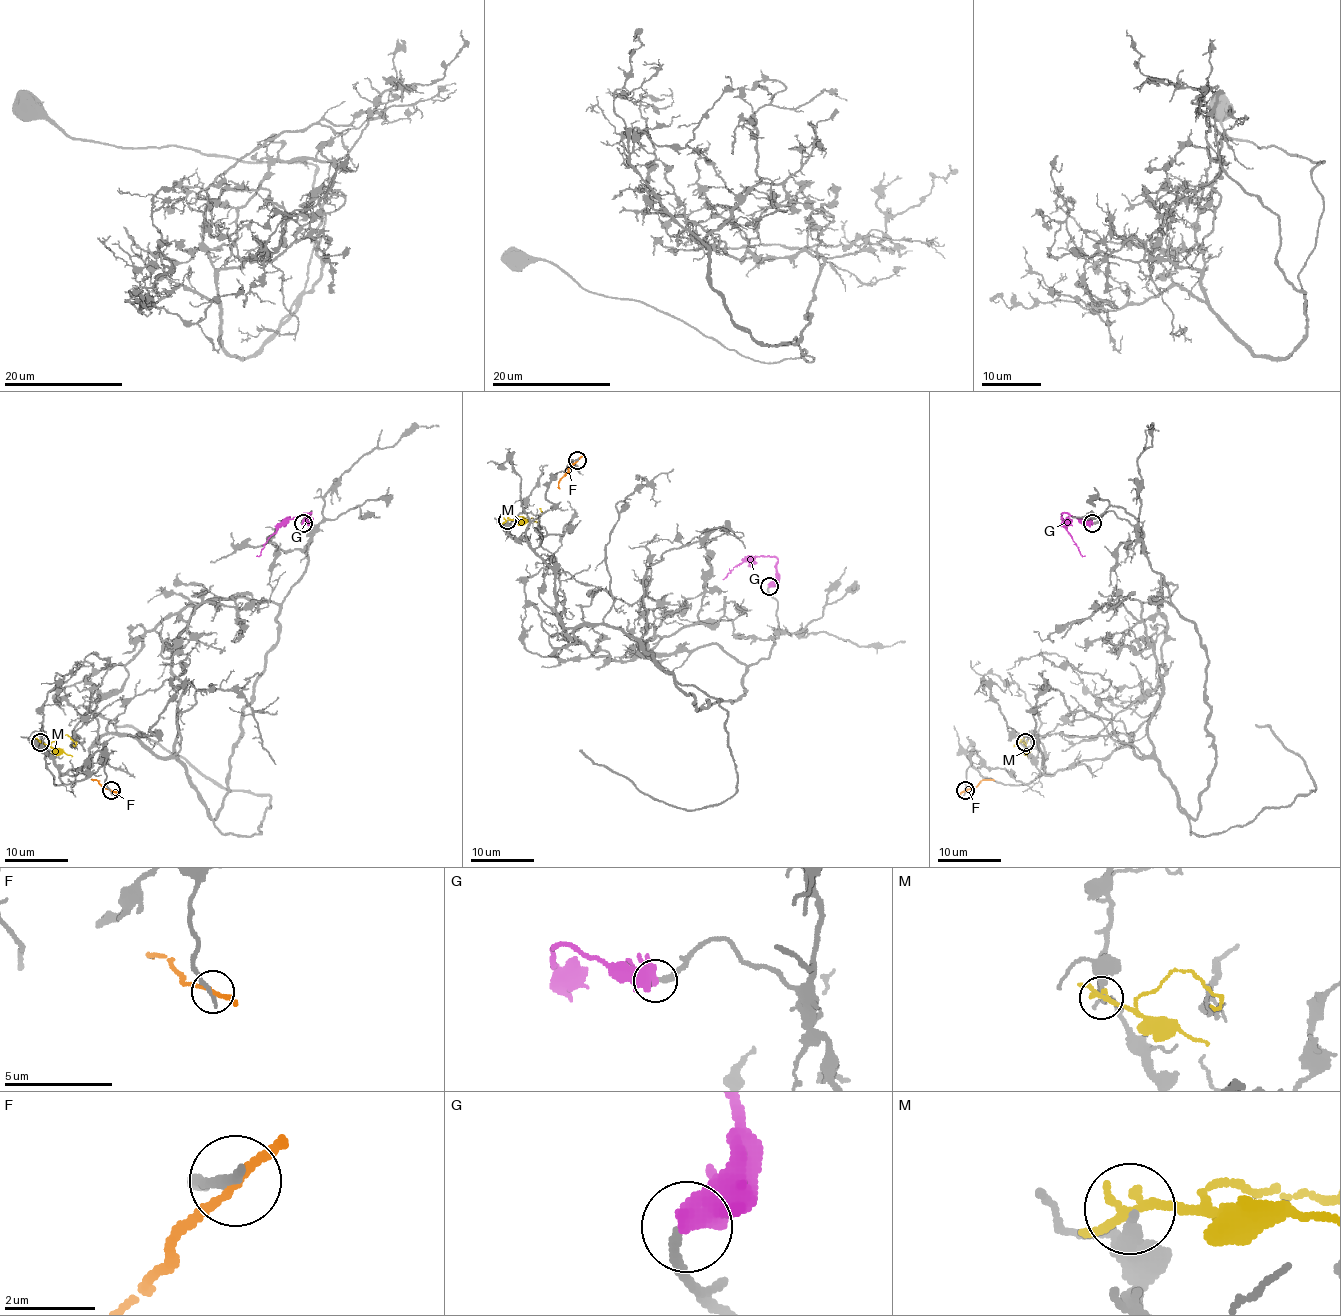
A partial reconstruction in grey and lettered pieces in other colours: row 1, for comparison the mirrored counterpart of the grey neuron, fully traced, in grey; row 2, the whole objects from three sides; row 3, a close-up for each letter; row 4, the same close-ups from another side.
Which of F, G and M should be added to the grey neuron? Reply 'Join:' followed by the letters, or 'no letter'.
Join: G

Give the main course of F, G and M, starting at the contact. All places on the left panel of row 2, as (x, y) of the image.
F: (110, 791), (91, 780)
G: (302, 524), (309, 520), (310, 512), (283, 524), (264, 544), (261, 554), (256, 556)
M: (40, 743), (51, 743), (67, 735), (74, 744)

